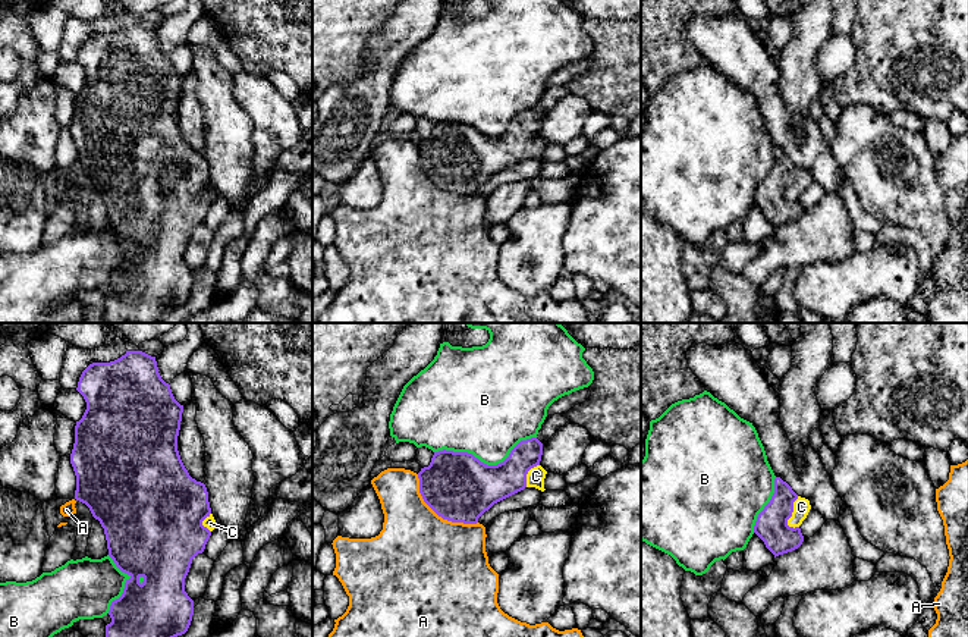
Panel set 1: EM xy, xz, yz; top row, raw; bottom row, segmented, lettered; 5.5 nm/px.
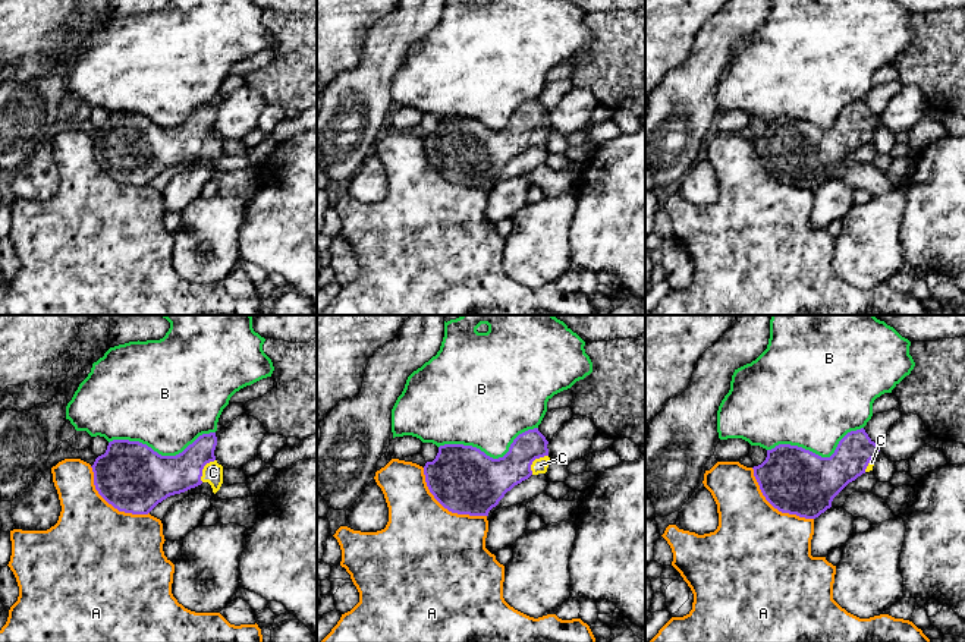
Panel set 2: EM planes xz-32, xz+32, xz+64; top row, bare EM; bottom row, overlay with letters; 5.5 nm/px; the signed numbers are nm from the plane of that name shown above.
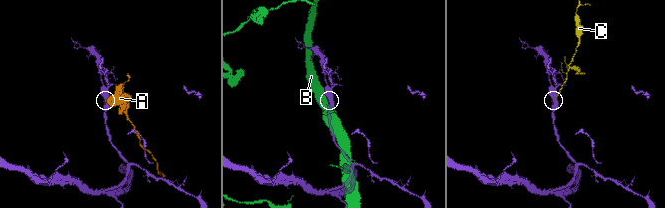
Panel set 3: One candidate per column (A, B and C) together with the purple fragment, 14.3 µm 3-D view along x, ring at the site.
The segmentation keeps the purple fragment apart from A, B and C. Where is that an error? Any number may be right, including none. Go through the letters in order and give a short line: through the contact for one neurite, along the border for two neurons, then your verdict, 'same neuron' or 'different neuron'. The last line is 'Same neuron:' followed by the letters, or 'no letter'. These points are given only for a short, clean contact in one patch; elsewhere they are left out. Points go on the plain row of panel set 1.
A: different neuron
B: different neuron
C: yz (772, 198), (791, 185), (801, 178) | same neuron
Same neuron: C

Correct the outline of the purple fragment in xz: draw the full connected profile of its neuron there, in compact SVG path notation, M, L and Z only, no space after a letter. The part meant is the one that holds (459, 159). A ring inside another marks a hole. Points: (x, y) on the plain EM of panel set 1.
M537 109L521 112L497 136L487 136L468 123L443 120L418 144L419 164L443 191L477 195L494 175L525 159L546 161L541 126L543 114Z

